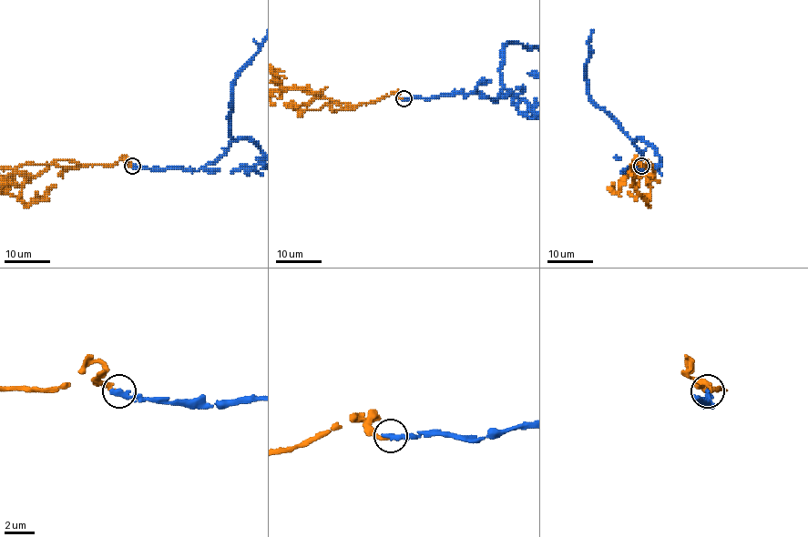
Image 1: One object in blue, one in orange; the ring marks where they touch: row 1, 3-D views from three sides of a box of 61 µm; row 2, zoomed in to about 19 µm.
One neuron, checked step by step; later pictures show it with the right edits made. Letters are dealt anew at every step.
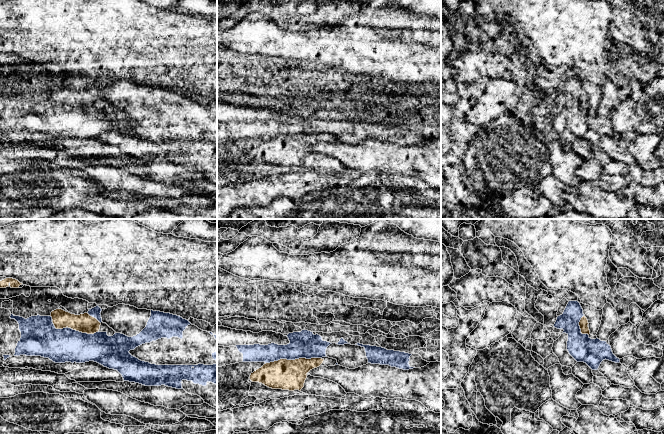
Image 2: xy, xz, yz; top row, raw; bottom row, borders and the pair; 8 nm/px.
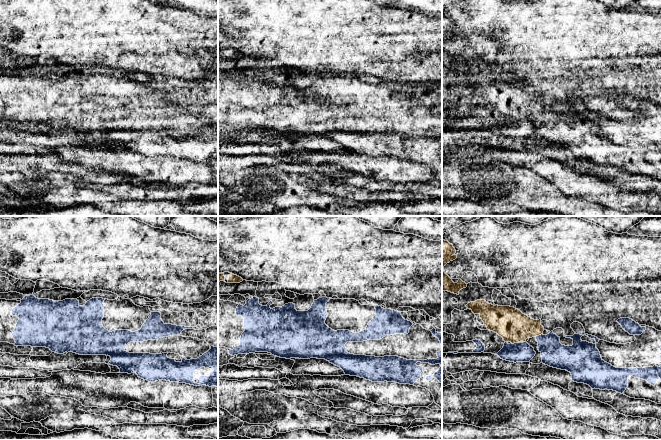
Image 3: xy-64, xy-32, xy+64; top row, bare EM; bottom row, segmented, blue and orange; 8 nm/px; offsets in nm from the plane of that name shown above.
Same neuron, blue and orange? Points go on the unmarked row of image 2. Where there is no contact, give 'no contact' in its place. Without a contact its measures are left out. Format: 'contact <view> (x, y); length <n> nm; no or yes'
contact xz (293, 135); length 460 nm; yes

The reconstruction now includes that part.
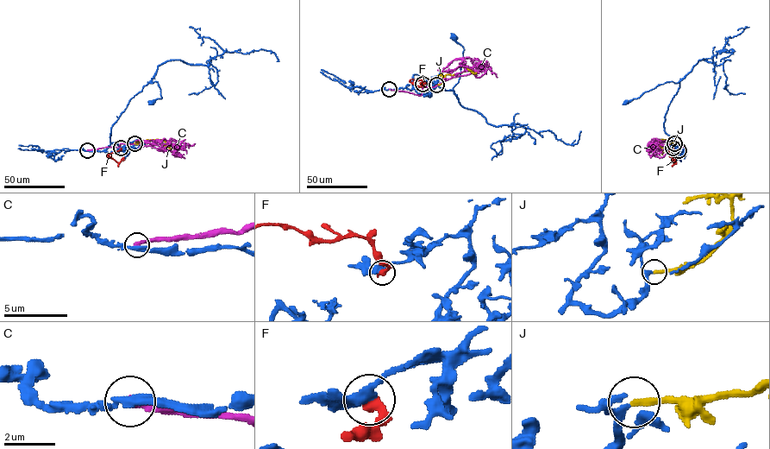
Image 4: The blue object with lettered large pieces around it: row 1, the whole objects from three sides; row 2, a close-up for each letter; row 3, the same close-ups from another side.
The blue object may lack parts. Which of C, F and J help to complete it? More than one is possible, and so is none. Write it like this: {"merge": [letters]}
{"merge": ["J"]}

